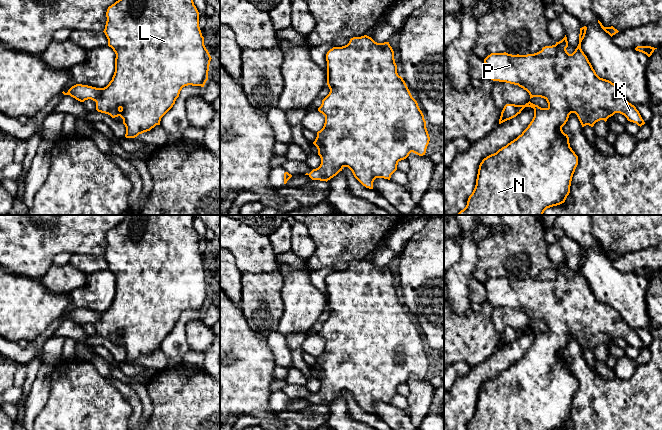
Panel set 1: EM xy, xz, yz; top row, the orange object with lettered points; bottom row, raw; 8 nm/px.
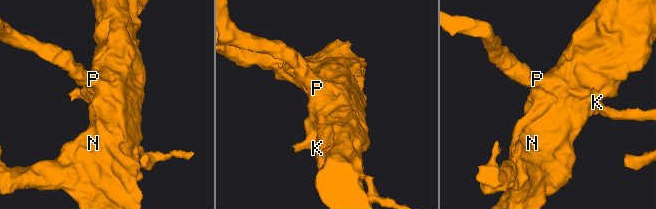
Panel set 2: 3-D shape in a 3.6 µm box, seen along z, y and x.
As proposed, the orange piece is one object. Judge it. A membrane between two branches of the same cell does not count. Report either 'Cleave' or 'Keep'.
Keep

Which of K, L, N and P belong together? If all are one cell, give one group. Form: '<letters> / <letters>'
K L N P

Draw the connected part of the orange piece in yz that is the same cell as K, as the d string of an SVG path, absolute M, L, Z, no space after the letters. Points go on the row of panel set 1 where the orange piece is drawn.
M586 26L580 28L579 44L572 54L566 50L565 35L555 45L545 46L534 54L491 53L484 59L486 77L518 85L529 93L530 99L544 98L548 107L541 108L530 101L525 105L504 106L499 124L516 117L525 107L534 109L534 117L521 135L482 160L475 188L466 207L457 215L543 215L547 208L564 203L578 165L578 156L562 130L571 113L577 115L582 127L593 127L600 120L606 122L615 113L624 115L640 127L645 124L639 111L623 97L618 86L596 74L581 49L586 30Z

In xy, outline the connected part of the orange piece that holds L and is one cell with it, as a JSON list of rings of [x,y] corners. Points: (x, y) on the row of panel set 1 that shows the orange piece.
[[[118,0],[108,7],[106,17],[107,21],[103,32],[108,39],[108,46],[111,47],[116,54],[115,72],[112,80],[104,88],[76,84],[72,86],[67,93],[64,91],[62,93],[64,95],[70,95],[80,102],[91,99],[96,102],[96,110],[98,112],[108,114],[112,118],[120,116],[126,127],[125,137],[135,138],[139,134],[150,131],[156,125],[160,125],[161,118],[173,107],[183,87],[188,85],[204,87],[208,80],[209,65],[212,58],[204,45],[204,37],[199,27],[199,12],[193,0]]]

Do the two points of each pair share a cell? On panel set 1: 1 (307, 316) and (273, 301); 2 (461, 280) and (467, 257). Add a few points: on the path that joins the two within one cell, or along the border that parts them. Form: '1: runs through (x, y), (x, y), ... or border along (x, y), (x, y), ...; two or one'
1: border along (283, 282), (283, 314), (277, 329); two
2: runs through (461, 274), (467, 263); one

